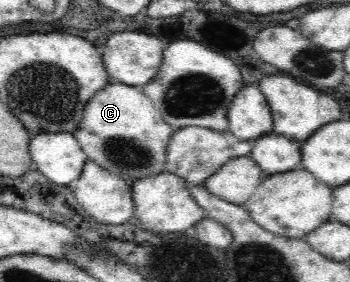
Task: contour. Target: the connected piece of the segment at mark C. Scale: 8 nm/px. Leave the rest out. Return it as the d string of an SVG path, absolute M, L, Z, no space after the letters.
M112 83L86 103L73 134L88 160L132 183L140 177L165 171L166 149L174 132L175 129L162 121L161 113L154 109L151 100L140 89Z

